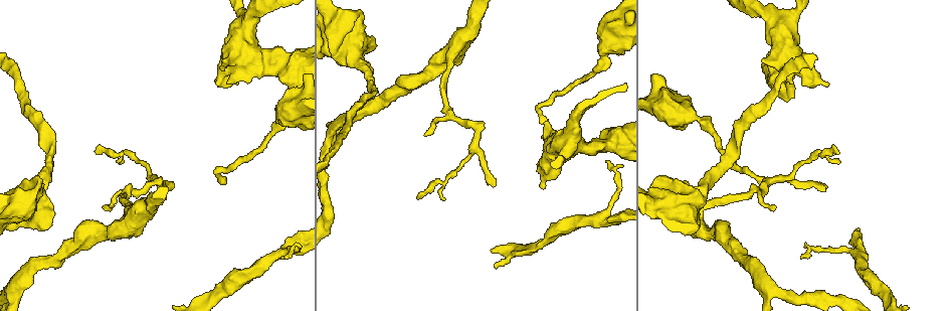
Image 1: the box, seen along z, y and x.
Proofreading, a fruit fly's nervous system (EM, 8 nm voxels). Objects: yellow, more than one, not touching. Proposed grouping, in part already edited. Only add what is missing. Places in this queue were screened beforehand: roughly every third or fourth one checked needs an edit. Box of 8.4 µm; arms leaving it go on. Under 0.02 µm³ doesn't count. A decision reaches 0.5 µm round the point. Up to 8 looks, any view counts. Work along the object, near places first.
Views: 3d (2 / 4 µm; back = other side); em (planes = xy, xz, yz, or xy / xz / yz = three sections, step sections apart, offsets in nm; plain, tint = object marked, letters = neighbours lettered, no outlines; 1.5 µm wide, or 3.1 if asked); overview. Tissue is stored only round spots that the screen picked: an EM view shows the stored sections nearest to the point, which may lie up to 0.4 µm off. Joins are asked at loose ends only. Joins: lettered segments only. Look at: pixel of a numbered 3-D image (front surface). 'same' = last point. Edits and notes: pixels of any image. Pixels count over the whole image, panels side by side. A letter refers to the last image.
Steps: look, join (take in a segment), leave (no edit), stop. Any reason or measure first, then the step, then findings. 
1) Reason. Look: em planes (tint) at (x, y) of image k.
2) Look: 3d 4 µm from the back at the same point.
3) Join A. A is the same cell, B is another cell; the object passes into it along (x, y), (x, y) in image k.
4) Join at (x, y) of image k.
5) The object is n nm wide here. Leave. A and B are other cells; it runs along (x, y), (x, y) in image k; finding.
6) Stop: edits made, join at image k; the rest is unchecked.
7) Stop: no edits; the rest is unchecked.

Thin end. Look: 3d 4 µm at (494, 185) of image 1.

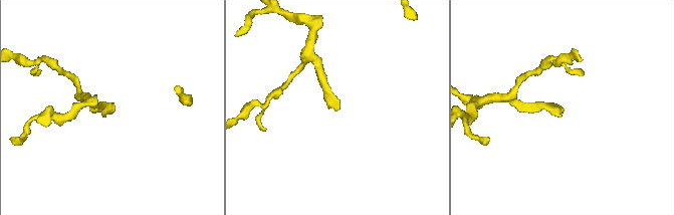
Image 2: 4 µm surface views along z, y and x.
Need the tissue. Look: em planes (plain) at (111, 109) of image 2.

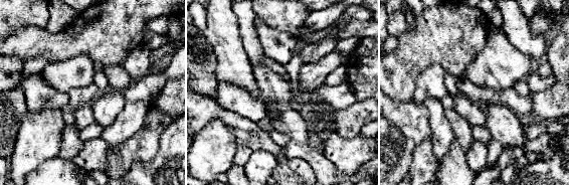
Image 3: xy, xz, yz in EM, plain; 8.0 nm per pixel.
See the neighbours. Look: em planes (letters) at the same point.

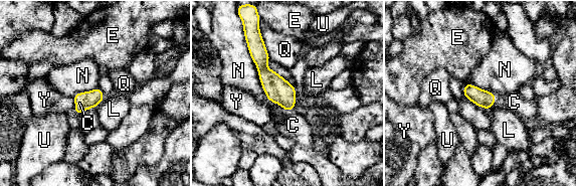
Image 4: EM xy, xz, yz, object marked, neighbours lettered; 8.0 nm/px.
The longest contact is with N, 500 nm. Join C. C is the same cell, E, L, N, Q, U and Y are other cells; the object passes into it along (481, 98), (495, 101), (514, 102) in image 4; it goes on there.

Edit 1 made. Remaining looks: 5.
Redraw. Look: overview.

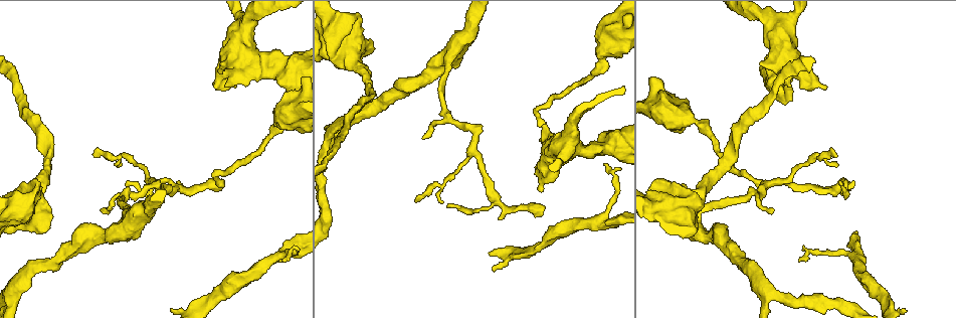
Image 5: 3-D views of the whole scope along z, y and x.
Stops while still wide. Look: 3d 2 µm at (222, 62) of image 5.

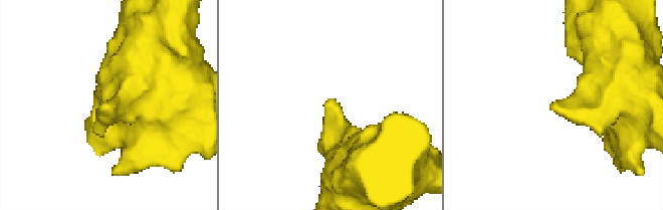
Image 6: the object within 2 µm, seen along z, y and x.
Look: em yz step 8 (letters) at (554, 104) of image 6.

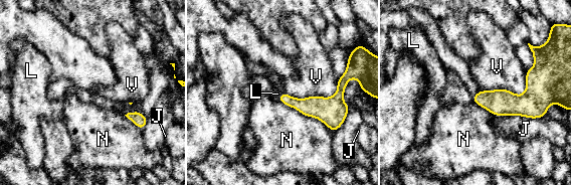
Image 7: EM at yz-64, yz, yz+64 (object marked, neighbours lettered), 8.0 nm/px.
Another direction. Look: em xy step 8 (letters) at the same point.

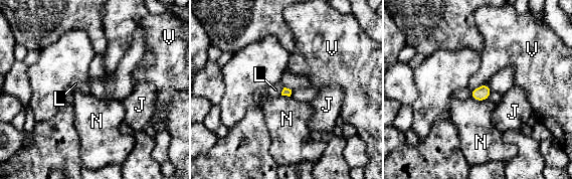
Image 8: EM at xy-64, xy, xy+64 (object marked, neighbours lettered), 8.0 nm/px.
The longest contact is with V, 150 nm. Leave. J, L, N and V are other cells; no lettered segment goes on from it.

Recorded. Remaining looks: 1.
Stop: edits made, join at image 4; the rest is unchecked.

